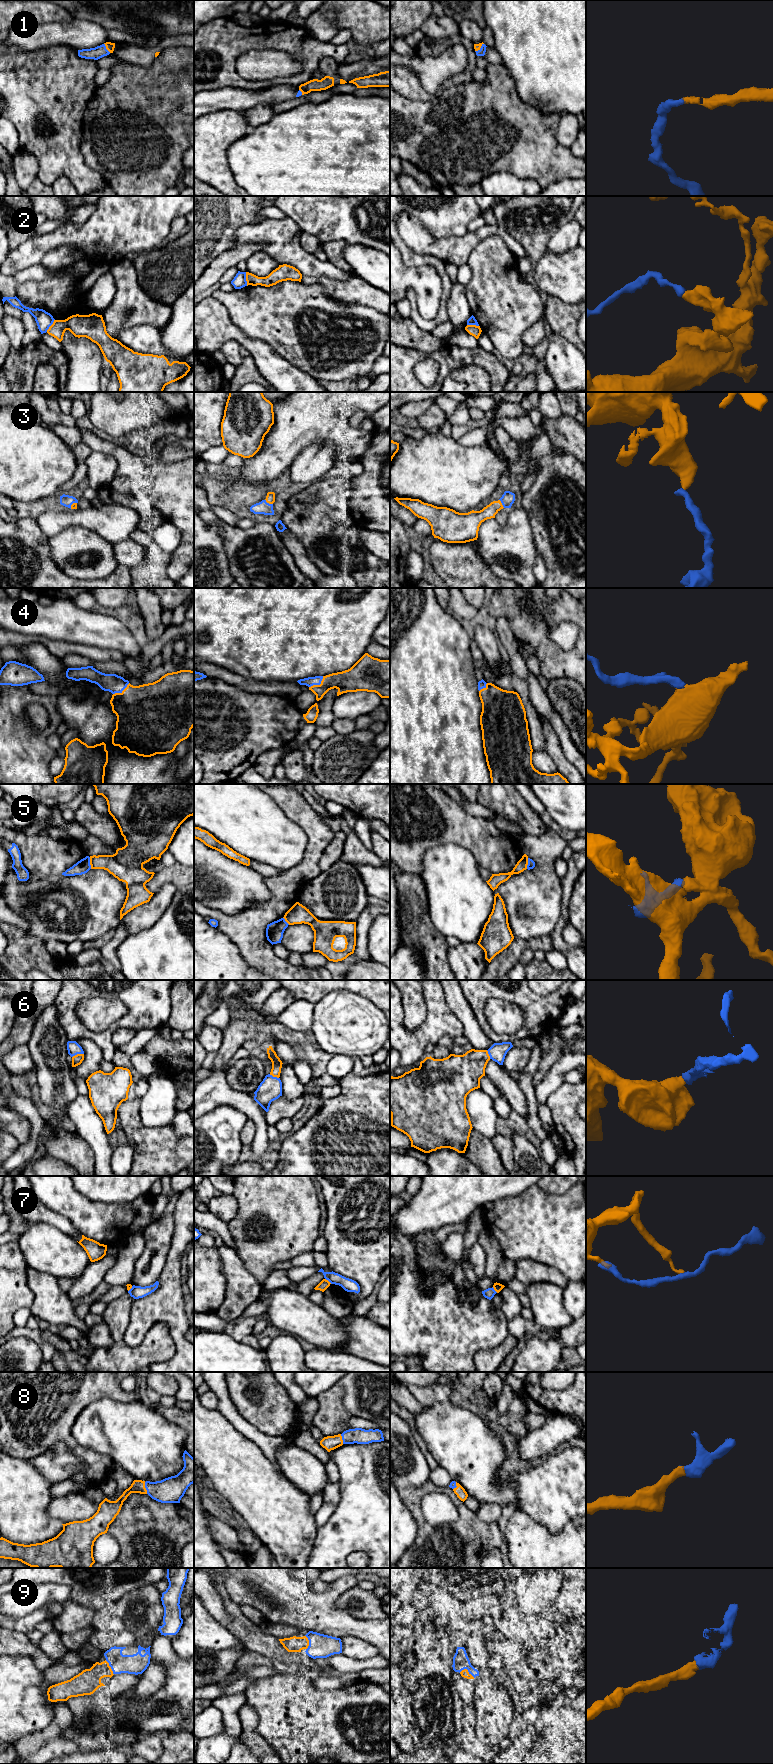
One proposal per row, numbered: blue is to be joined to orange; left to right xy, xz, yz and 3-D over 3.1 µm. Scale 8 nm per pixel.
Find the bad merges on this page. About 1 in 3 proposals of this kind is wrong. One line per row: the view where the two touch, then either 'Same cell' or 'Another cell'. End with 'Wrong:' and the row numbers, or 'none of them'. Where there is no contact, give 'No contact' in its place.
1: Touches orange in xy. Same cell
2: Touches orange in xz. Another cell
3: Touches orange in xz. Same cell
4: Touches orange in xz. Same cell
5: Touches orange in xy. Another cell
6: Touches orange in xy. Same cell
7: Touches orange in xz. Another cell
8: Touches orange in xy. Same cell
9: Touches orange in yz. Same cell
Wrong: 2, 5, 7

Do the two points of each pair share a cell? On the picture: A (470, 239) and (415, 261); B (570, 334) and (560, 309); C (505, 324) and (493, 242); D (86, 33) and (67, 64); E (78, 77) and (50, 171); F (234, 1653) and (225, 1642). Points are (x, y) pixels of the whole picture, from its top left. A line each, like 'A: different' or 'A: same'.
A: different
B: same
C: same
D: different
E: same
F: different

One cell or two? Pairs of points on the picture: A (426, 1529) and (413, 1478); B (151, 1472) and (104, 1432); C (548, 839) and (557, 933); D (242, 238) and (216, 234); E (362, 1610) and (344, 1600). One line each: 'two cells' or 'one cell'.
A: two cells
B: one cell
C: two cells
D: two cells
E: one cell

